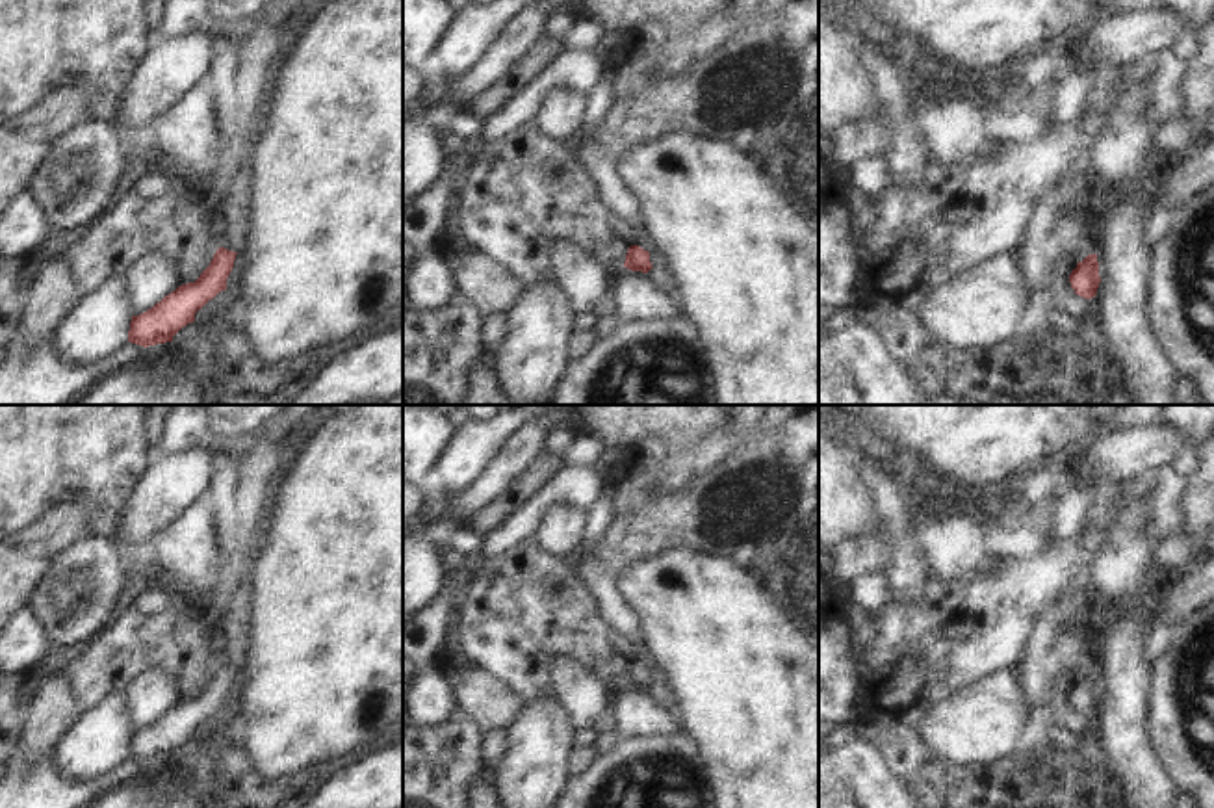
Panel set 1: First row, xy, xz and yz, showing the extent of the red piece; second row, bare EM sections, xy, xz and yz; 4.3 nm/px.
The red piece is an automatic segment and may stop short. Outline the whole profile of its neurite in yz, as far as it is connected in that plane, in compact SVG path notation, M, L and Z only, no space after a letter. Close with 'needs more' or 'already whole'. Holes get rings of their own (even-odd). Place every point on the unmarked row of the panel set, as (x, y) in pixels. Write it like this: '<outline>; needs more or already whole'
M1088 671L1069 691L1071 704L1077 711L1084 715L1091 715L1097 710L1101 693L1099 693L1099 678L1097 671Z; already whole

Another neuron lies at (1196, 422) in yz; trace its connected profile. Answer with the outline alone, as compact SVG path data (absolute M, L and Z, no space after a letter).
M1164 405L1162 422L1175 425L1188 446L1199 448L1214 429L1214 405Z

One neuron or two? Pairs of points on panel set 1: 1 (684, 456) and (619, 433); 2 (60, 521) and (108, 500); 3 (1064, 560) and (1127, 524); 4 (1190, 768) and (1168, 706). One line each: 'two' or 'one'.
1: one
2: two
3: two
4: one

